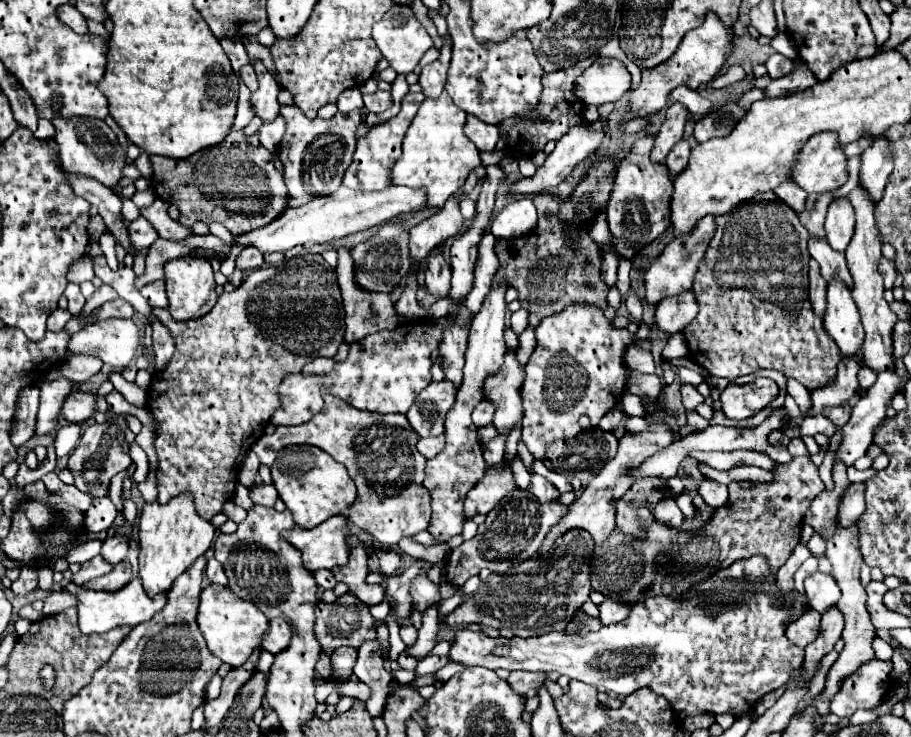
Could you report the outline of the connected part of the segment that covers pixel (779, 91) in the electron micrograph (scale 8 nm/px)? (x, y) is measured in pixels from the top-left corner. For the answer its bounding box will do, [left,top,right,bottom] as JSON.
[766,56,818,98]

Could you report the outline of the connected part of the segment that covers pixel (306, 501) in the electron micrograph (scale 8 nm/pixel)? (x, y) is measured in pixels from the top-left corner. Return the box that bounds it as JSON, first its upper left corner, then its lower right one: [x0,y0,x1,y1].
[272,446,356,528]

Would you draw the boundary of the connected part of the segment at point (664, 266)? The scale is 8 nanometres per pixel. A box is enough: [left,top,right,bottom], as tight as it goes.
[644,216,716,304]

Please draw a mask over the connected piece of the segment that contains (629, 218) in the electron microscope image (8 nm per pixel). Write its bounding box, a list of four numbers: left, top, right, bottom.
[606,132,672,258]

